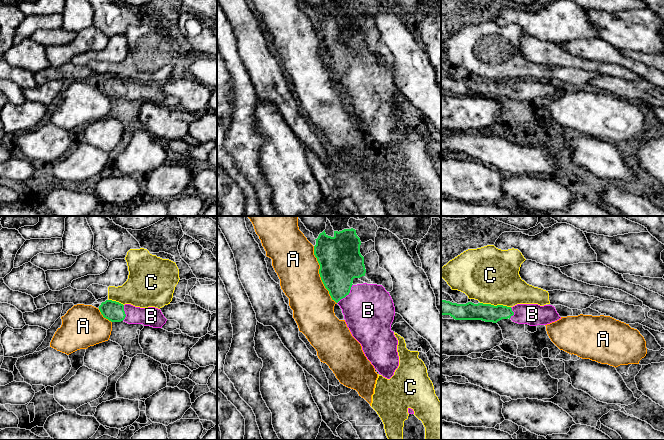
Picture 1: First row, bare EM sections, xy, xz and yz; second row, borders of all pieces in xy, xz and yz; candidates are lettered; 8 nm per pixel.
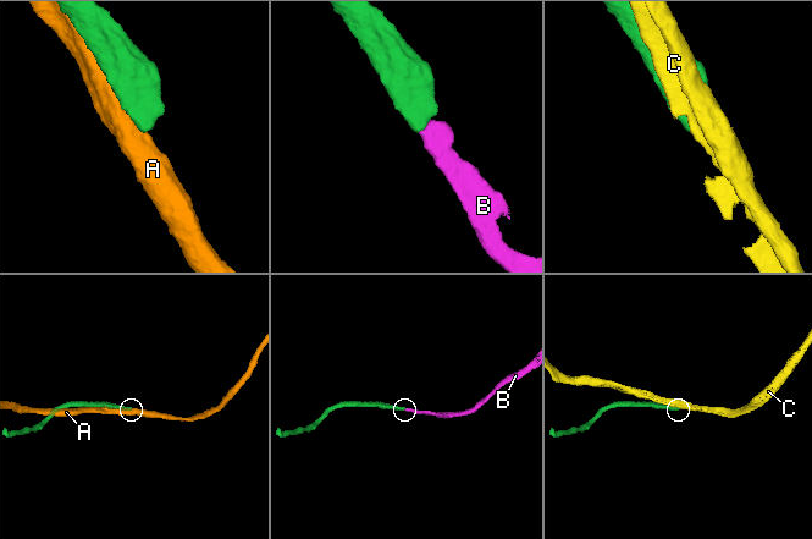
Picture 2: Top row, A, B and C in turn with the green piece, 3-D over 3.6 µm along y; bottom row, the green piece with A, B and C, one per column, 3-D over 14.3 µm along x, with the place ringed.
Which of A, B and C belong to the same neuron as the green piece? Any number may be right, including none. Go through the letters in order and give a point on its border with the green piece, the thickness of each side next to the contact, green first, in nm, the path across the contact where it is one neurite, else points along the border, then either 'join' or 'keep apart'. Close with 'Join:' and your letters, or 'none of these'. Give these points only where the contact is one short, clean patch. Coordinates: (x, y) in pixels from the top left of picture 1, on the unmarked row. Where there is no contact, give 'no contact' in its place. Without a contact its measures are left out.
A: xz (320, 51) | 340/340 nm | keep apart
B: xz (347, 70) | 320/400 nm | across xz (339, 40), (339, 61), (347, 70), (368, 86) | join
C: yz (495, 82) | 140/440 nm | keep apart
Join: B

